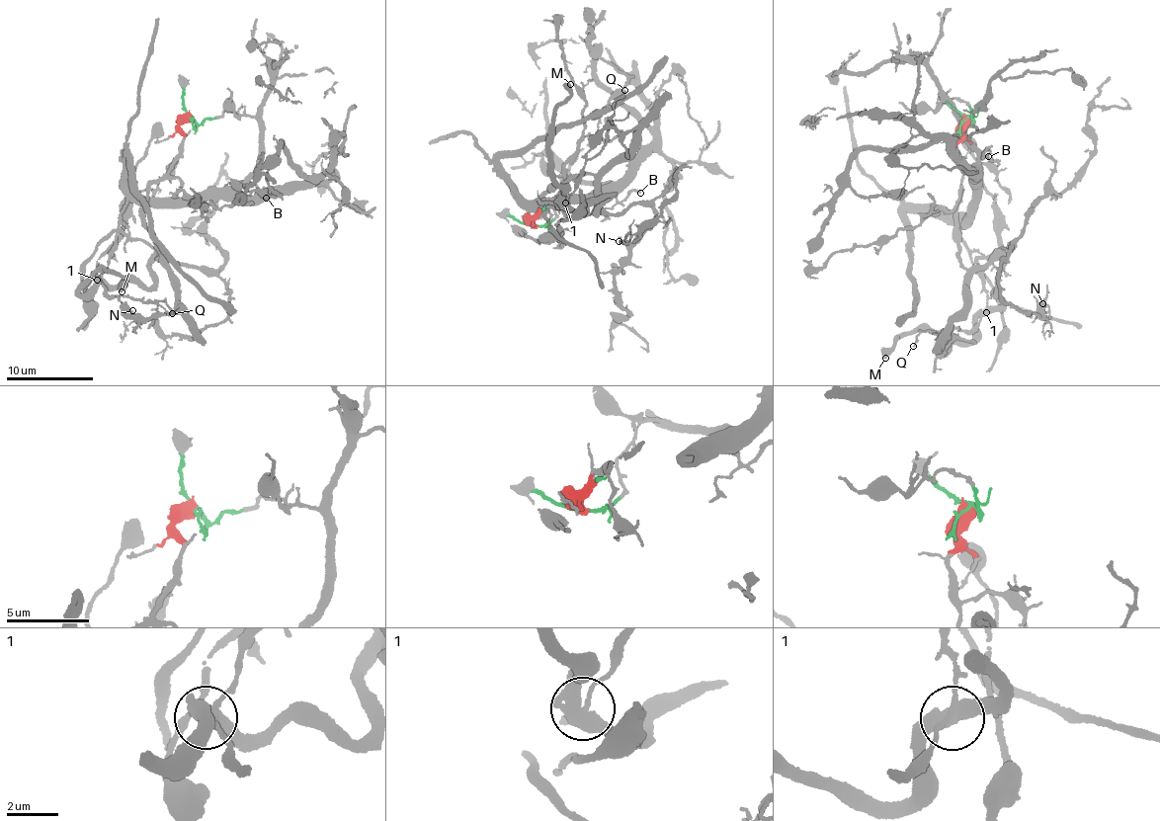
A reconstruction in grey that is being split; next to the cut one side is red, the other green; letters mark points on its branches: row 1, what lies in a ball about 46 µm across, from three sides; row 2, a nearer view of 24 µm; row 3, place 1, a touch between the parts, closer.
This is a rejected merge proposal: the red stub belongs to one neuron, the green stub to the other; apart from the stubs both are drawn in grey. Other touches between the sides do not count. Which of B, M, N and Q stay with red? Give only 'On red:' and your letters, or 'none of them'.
On red: M, N

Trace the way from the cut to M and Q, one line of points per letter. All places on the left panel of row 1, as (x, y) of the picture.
M: (189, 117), (182, 156), (148, 187), (153, 283), (78, 289), (104, 267), (124, 280), (121, 292)
Q: (189, 117), (256, 119), (249, 177), (129, 201), (100, 281), (173, 314)

